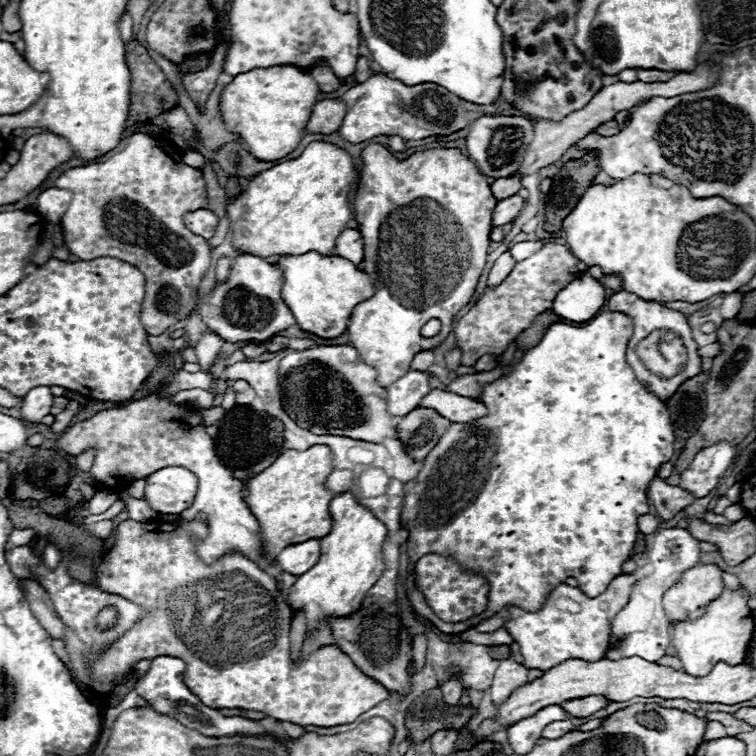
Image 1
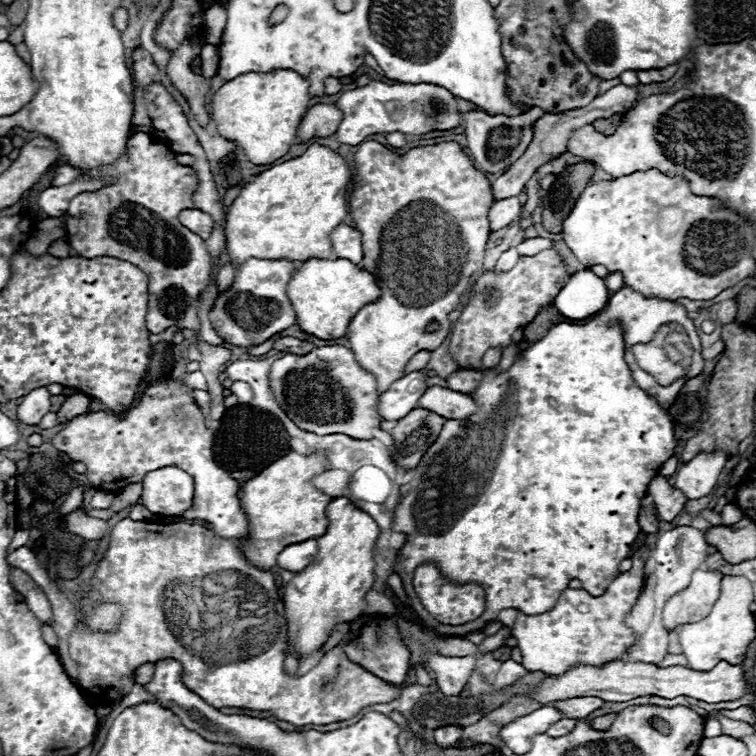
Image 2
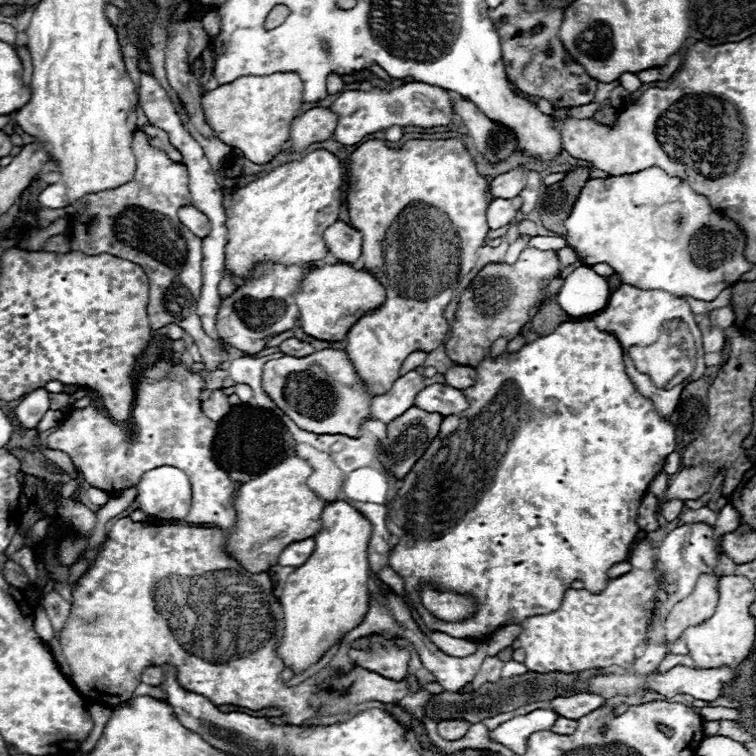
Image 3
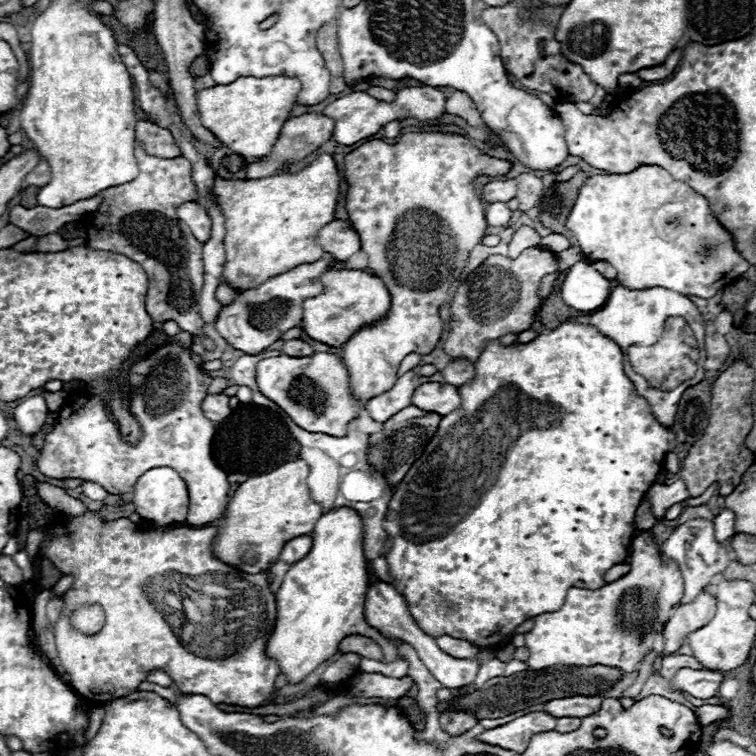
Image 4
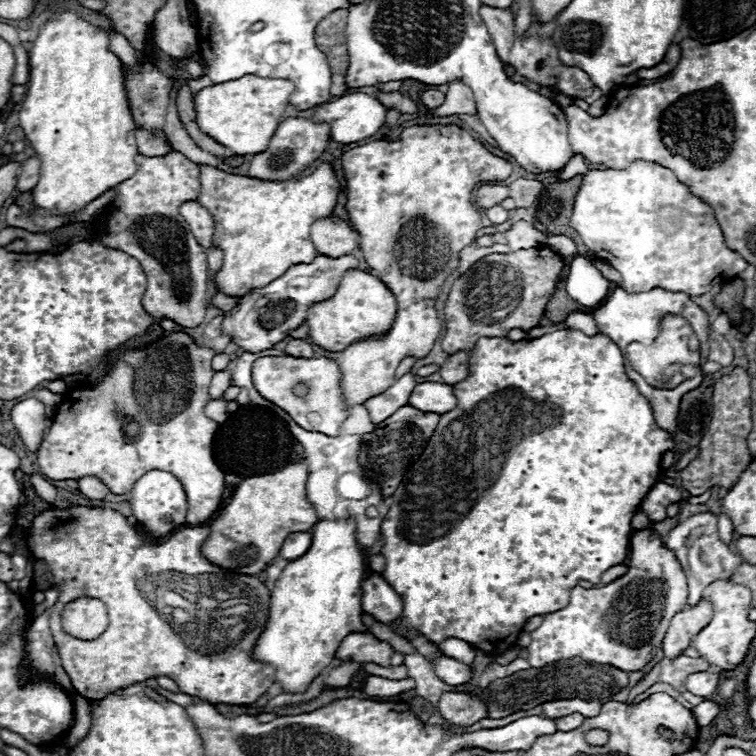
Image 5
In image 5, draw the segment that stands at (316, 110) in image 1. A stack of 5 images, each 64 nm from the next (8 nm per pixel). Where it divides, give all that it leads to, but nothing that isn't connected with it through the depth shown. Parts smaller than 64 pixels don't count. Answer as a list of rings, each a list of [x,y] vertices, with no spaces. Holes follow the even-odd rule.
[[[286,118],[284,122],[280,122],[280,126],[276,128],[274,136],[268,142],[268,148],[264,152],[258,152],[252,156],[250,160],[250,170],[248,174],[252,178],[258,180],[294,180],[298,178],[314,160],[318,160],[330,140],[330,128],[328,124],[314,124],[308,118]]]

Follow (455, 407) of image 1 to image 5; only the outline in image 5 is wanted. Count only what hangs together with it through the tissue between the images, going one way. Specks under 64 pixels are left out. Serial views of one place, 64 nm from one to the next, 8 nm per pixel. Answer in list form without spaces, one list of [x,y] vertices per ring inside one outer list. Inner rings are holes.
[[[424,382],[418,384],[408,400],[410,406],[422,410],[422,412],[448,412],[450,408],[454,408],[458,404],[452,386],[448,384],[440,384],[440,382]]]

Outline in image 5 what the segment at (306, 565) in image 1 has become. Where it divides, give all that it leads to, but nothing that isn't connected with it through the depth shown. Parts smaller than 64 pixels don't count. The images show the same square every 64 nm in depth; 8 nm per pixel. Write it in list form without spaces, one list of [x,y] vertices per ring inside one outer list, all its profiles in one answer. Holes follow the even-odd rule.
[[[308,530],[308,532],[294,532],[294,534],[290,534],[284,540],[284,544],[280,548],[280,556],[284,560],[296,560],[296,558],[300,558],[302,554],[308,552],[310,544],[312,544],[312,530]]]

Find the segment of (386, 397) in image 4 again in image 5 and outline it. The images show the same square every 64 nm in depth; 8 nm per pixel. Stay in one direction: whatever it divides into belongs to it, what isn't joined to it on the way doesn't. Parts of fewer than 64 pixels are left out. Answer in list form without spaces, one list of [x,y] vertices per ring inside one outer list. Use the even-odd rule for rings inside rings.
[[[404,374],[402,378],[398,378],[388,390],[384,390],[382,394],[378,396],[372,396],[370,400],[364,402],[364,408],[368,410],[370,414],[370,420],[374,424],[380,424],[382,420],[386,420],[388,416],[392,416],[398,408],[406,406],[408,404],[408,398],[410,398],[410,392],[414,390],[414,374]]]

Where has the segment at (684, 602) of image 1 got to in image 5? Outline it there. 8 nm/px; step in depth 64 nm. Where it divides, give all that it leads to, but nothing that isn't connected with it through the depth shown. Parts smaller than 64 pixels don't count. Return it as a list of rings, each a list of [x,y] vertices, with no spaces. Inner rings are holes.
[[[700,600],[696,606],[686,606],[682,612],[678,612],[668,626],[668,632],[662,642],[664,656],[674,660],[692,644],[692,638],[712,620],[712,604],[706,600]]]

